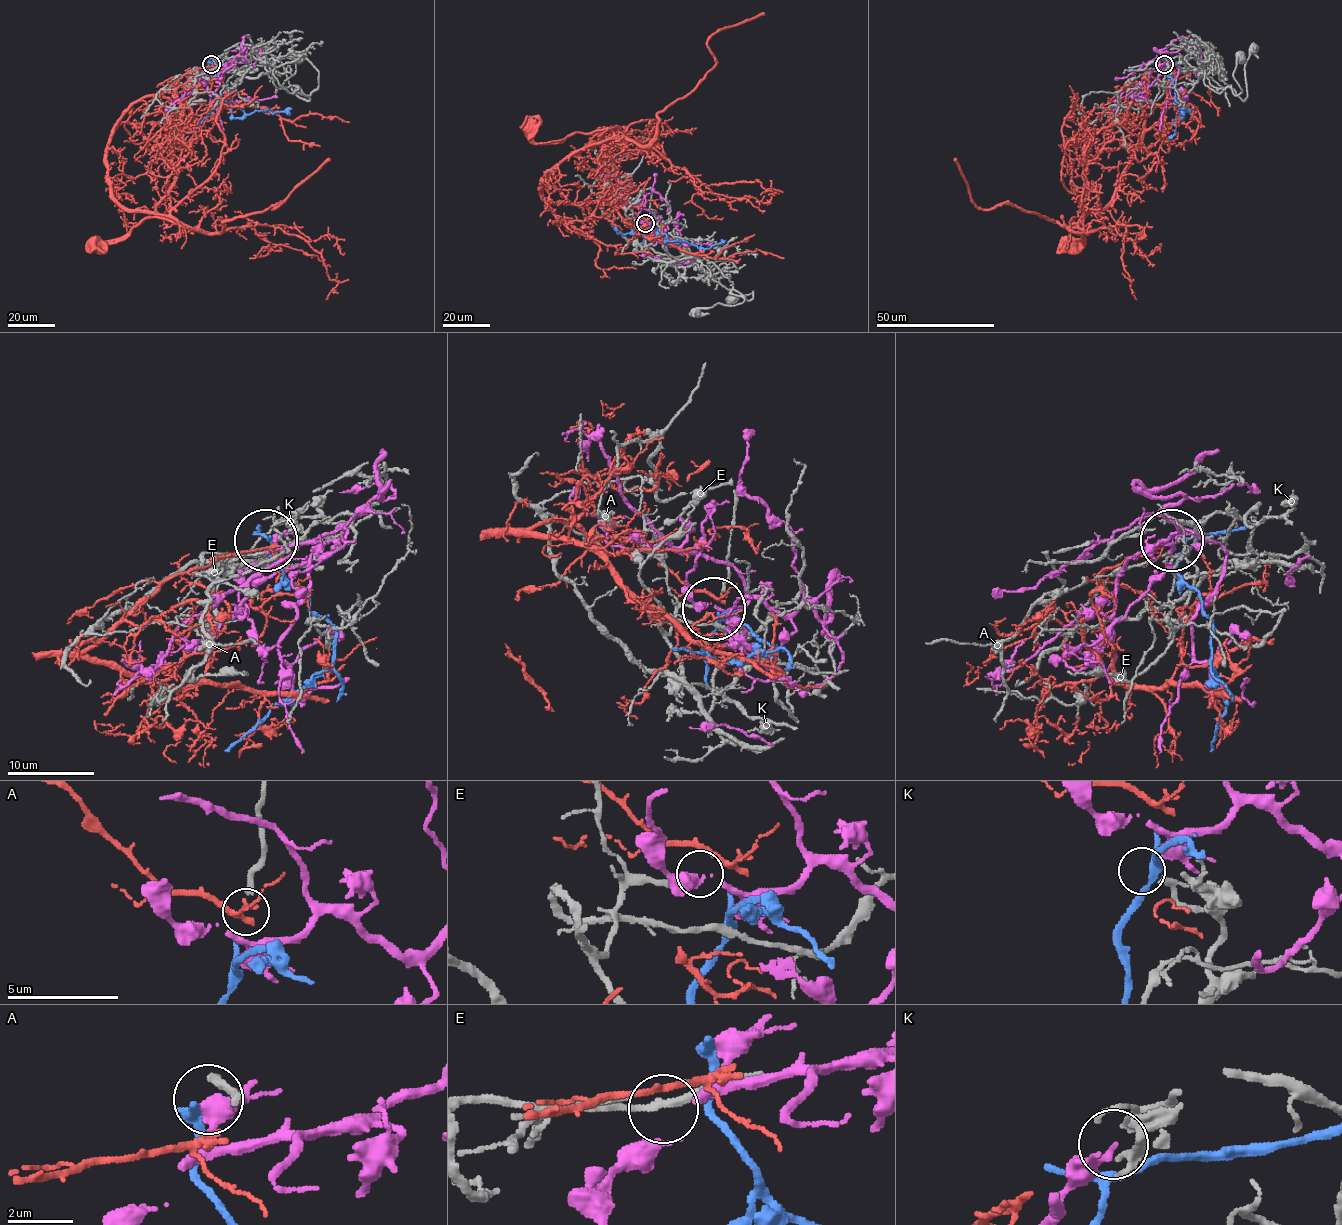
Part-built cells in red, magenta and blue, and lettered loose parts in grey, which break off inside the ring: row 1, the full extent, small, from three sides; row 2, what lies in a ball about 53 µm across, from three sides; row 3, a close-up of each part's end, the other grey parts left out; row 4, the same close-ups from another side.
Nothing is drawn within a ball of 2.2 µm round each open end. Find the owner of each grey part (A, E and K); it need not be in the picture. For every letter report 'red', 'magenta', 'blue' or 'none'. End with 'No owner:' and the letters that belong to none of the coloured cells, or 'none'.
A: blue
E: magenta
K: none
No owner: K

